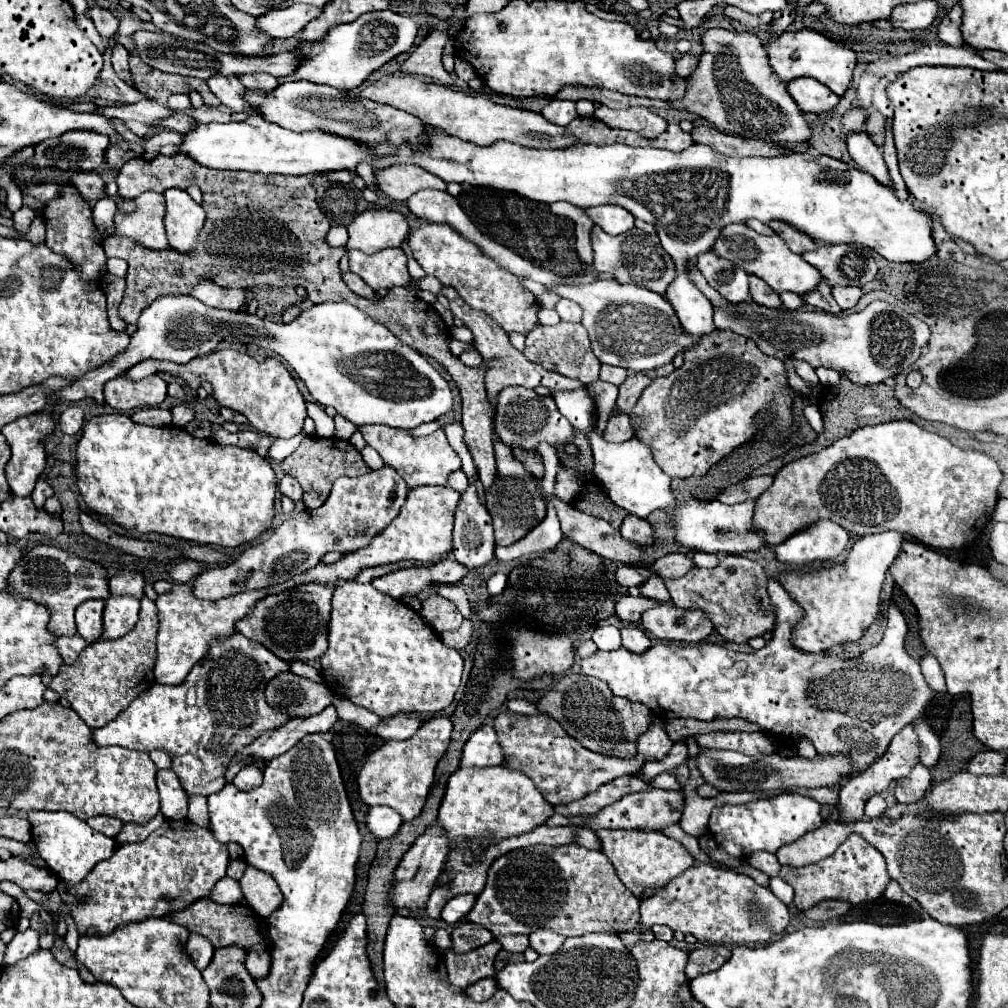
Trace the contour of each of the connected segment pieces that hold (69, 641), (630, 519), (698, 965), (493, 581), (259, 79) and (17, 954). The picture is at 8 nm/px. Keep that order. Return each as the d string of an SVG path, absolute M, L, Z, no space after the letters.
M72 635L72 637L58 637L54 645L66 663L74 663L74 659L88 643L82 639L82 635Z
M628 515L620 527L620 533L626 541L632 543L650 543L652 541L652 527L646 519L640 519L636 515Z
M700 945L698 949L690 951L690 959L686 965L686 979L692 981L702 973L710 973L720 969L730 957L730 947L726 945Z
M496 573L496 575L492 575L490 579L488 579L488 593L490 593L490 597L496 597L496 595L500 595L502 591L504 591L504 587L506 587L506 575L504 573Z
M266 73L242 75L240 81L242 81L242 85L246 85L246 89L252 89L252 91L274 91L278 87L276 77L266 75Z
M36 929L18 931L16 937L6 947L6 965L14 965L16 961L26 959L28 955L36 953L40 949L38 939L40 939L40 931Z

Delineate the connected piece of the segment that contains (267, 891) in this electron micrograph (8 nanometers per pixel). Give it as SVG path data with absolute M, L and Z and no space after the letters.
M250 865L246 867L244 877L240 879L240 887L246 903L262 917L270 917L284 901L278 883L268 873L262 873Z

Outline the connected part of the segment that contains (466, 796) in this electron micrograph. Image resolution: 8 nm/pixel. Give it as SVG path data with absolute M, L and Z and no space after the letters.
M490 767L490 769L456 769L454 775L450 775L446 793L440 805L438 813L438 823L446 833L448 839L448 851L464 845L462 857L464 863L470 865L476 857L484 853L488 845L496 845L506 837L516 837L522 833L528 833L540 825L544 825L550 817L554 815L554 807L540 795L540 791L534 787L534 783L518 769L508 769L508 767Z

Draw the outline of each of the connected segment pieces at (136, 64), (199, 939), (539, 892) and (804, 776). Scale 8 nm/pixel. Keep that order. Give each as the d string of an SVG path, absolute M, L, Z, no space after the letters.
M130 55L130 69L134 73L134 85L140 93L150 99L166 103L166 99L174 93L190 95L190 91L198 91L208 107L220 107L218 97L208 89L208 83L196 77L182 77L174 73L162 73L150 65L146 65L138 55Z
M192 933L190 939L188 939L188 943L186 943L186 953L190 955L190 959L196 965L196 969L204 971L208 967L208 963L212 961L214 947L210 945L210 941L206 937Z
M576 843L564 847L532 845L514 849L490 865L486 887L476 897L466 919L484 925L494 937L530 935L536 929L550 929L566 937L638 930L644 942L653 941L653 931L638 925L638 907L640 899L618 879L616 869L604 853Z
M698 749L694 757L704 783L720 789L722 793L734 791L764 791L764 789L786 789L786 787L828 787L840 779L850 779L850 763L846 757L816 757L808 761L804 757L778 757L778 755L744 755L738 751L716 751Z

